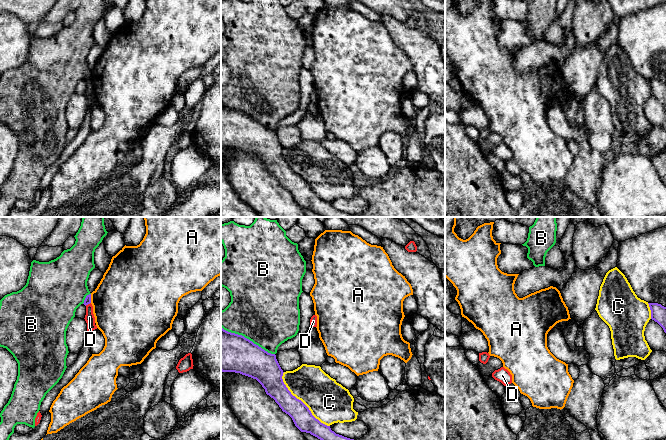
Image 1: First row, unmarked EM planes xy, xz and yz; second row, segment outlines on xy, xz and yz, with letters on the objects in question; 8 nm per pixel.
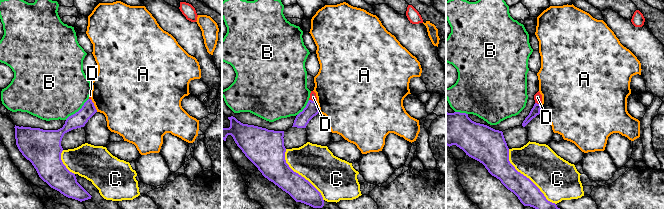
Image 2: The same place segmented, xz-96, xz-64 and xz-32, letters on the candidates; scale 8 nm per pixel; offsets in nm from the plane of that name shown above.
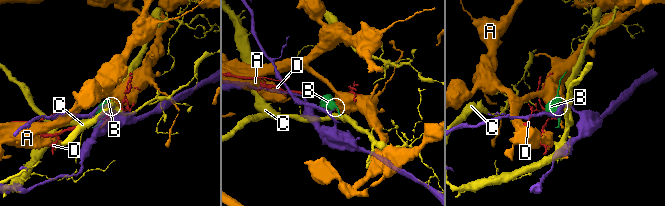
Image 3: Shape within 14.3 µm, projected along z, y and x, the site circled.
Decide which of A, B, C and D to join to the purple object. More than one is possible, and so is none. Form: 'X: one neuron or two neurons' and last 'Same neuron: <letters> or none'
A: two neurons
B: two neurons
C: two neurons
D: two neurons
Same neuron: none

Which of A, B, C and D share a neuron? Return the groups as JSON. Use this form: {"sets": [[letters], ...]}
{"sets": [["A"], ["B"], ["C"], ["D"]]}

